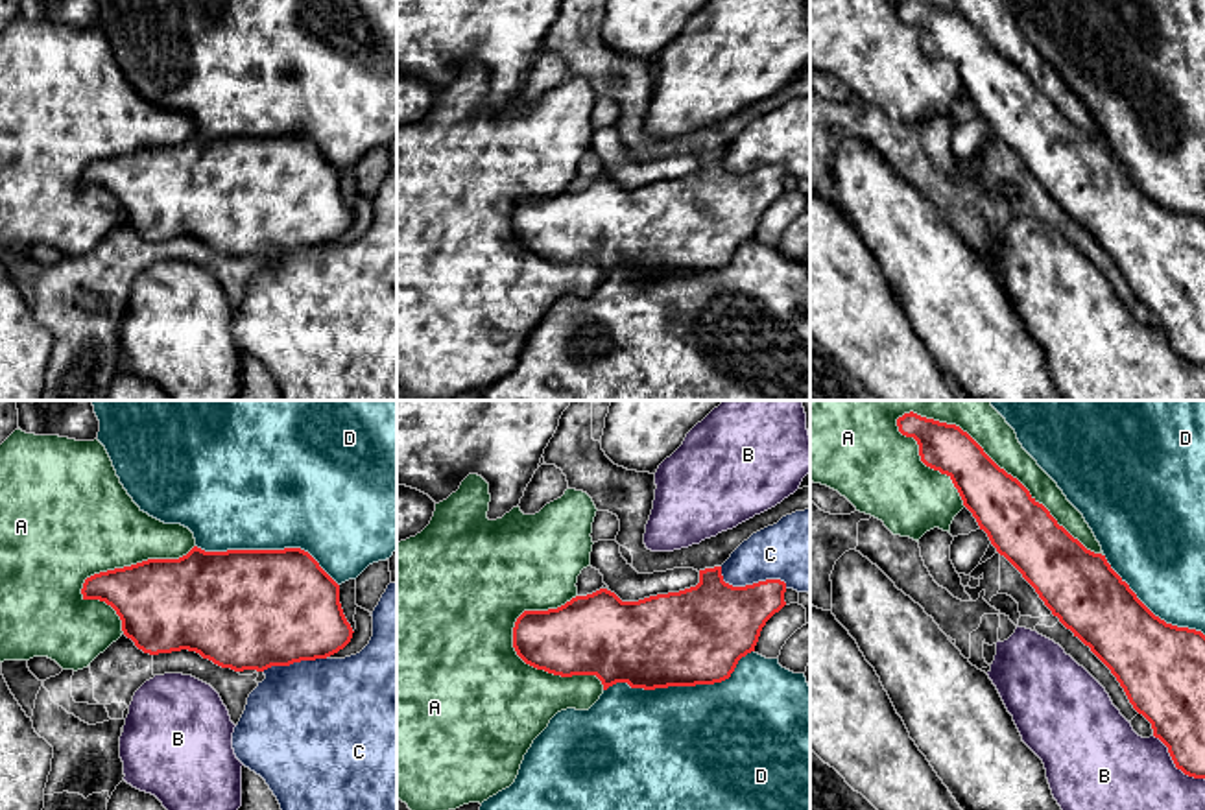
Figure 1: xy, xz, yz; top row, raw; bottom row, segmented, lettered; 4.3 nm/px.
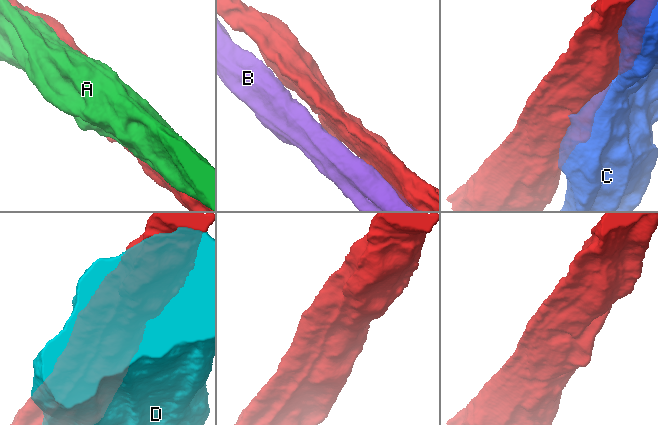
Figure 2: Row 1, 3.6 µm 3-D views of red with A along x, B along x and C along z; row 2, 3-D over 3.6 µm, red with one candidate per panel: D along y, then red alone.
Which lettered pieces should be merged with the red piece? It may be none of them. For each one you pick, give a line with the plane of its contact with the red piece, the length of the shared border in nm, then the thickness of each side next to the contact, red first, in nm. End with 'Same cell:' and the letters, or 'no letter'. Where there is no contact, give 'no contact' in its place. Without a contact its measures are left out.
Same cell: no letter

